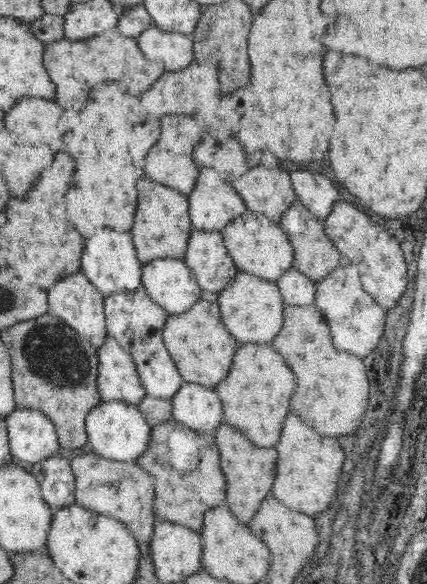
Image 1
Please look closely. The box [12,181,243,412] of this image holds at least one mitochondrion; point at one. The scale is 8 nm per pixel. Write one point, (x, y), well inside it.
(52, 352)

